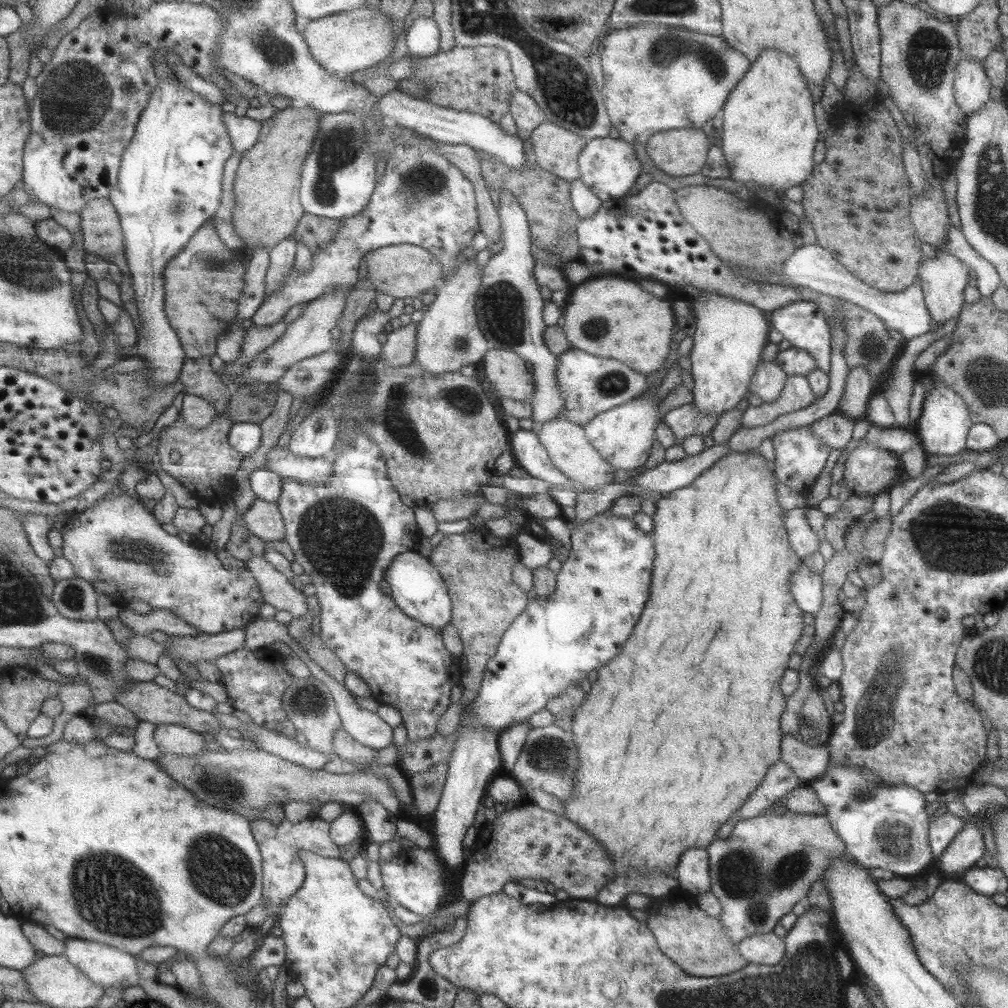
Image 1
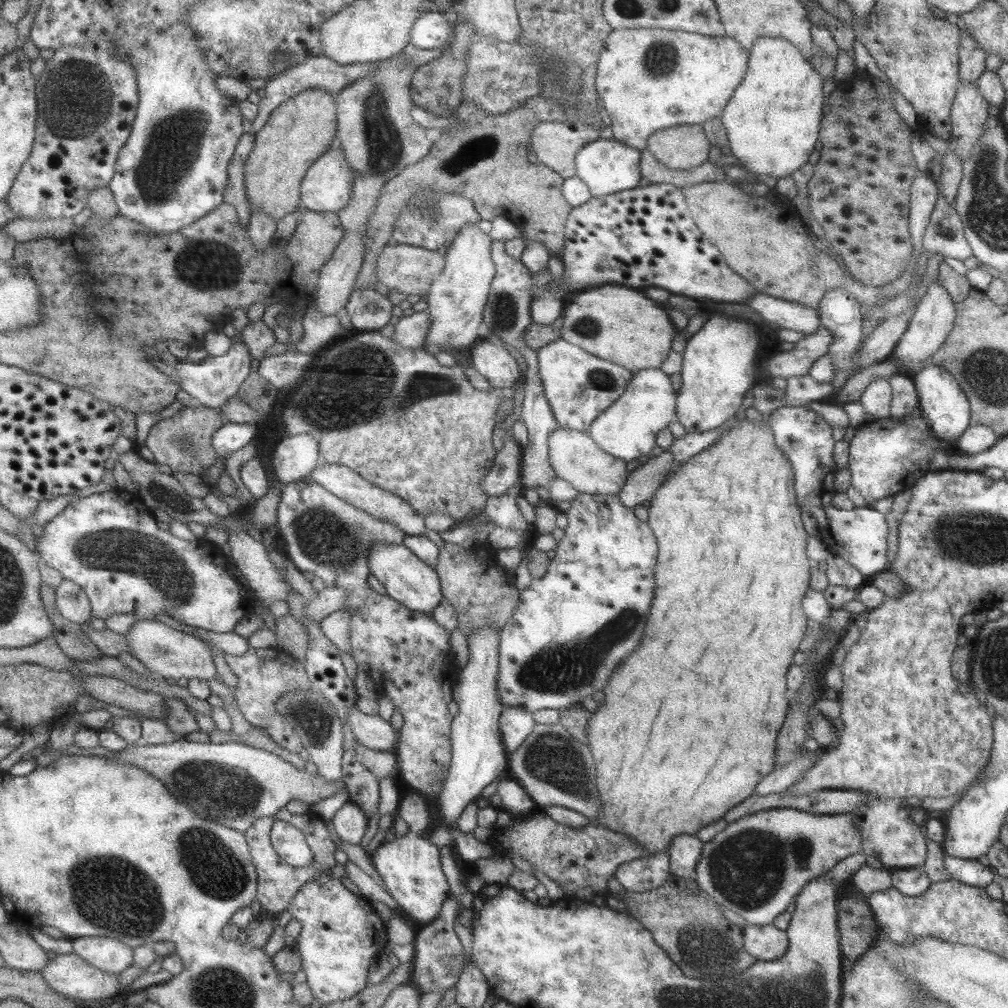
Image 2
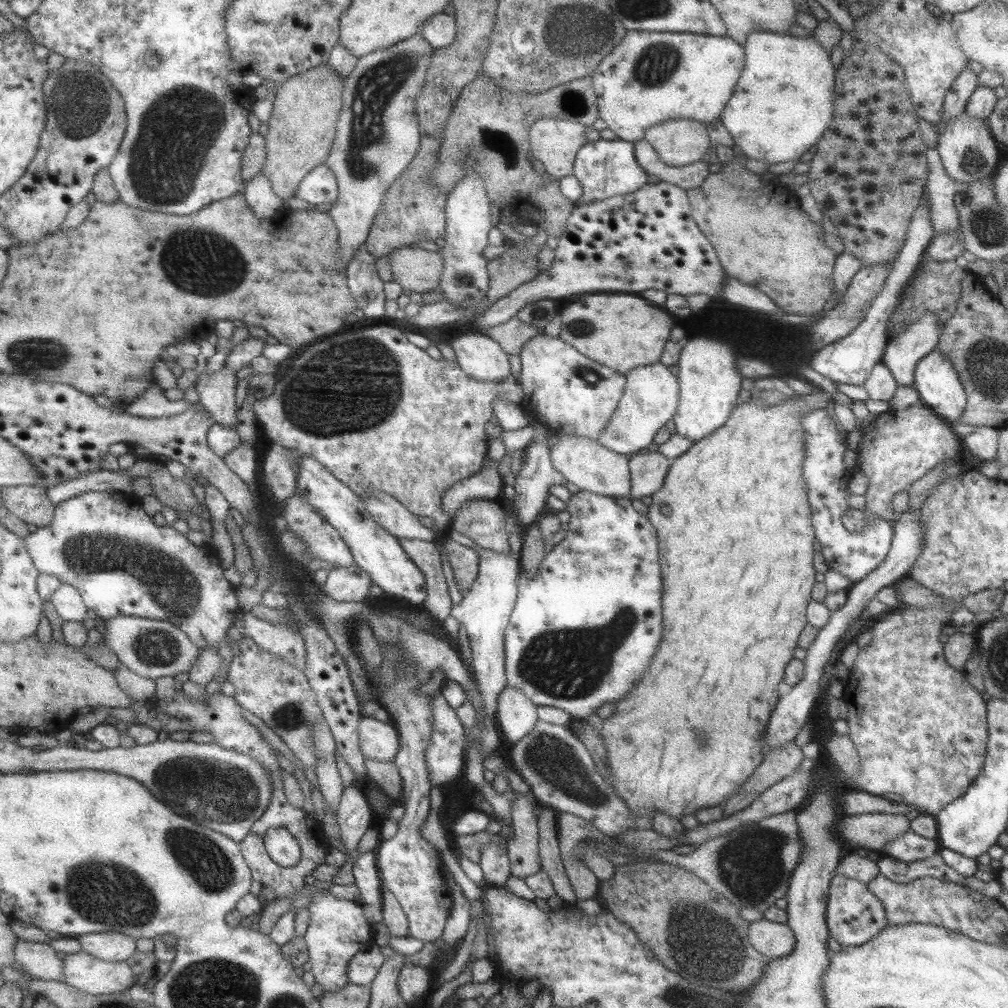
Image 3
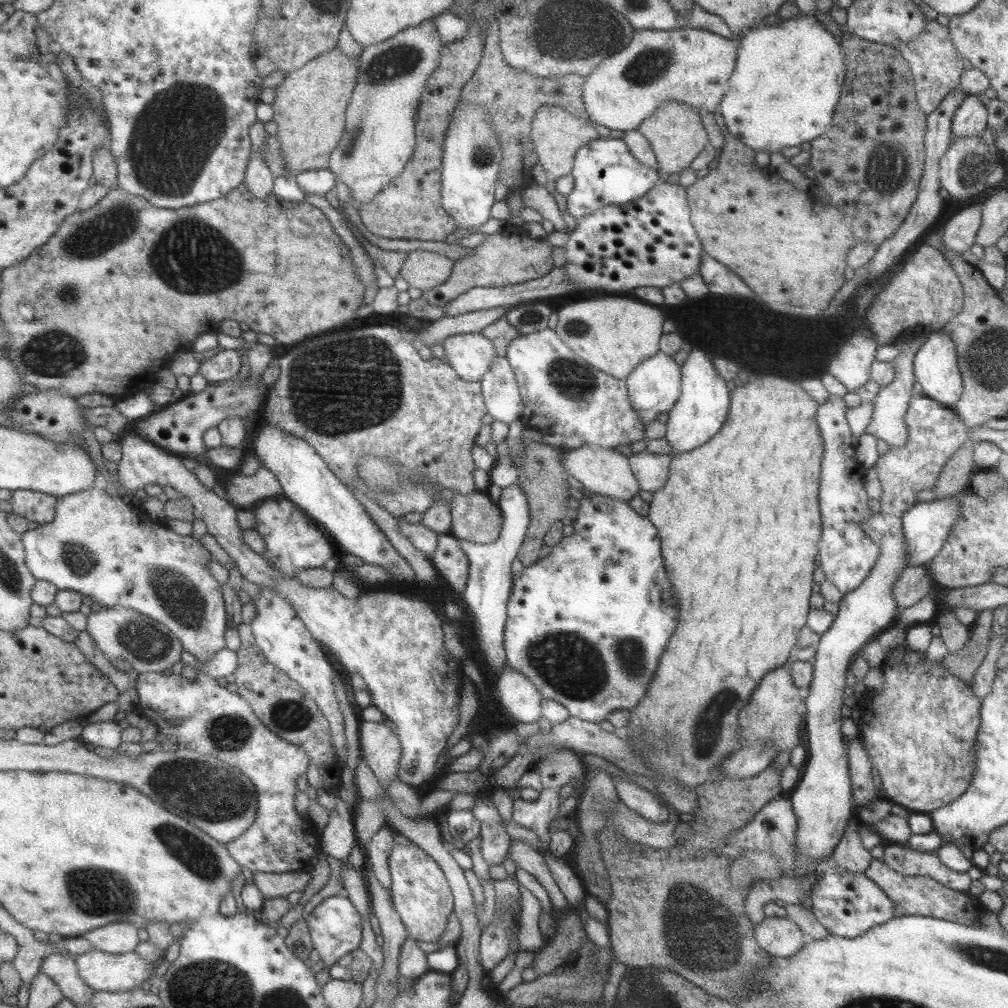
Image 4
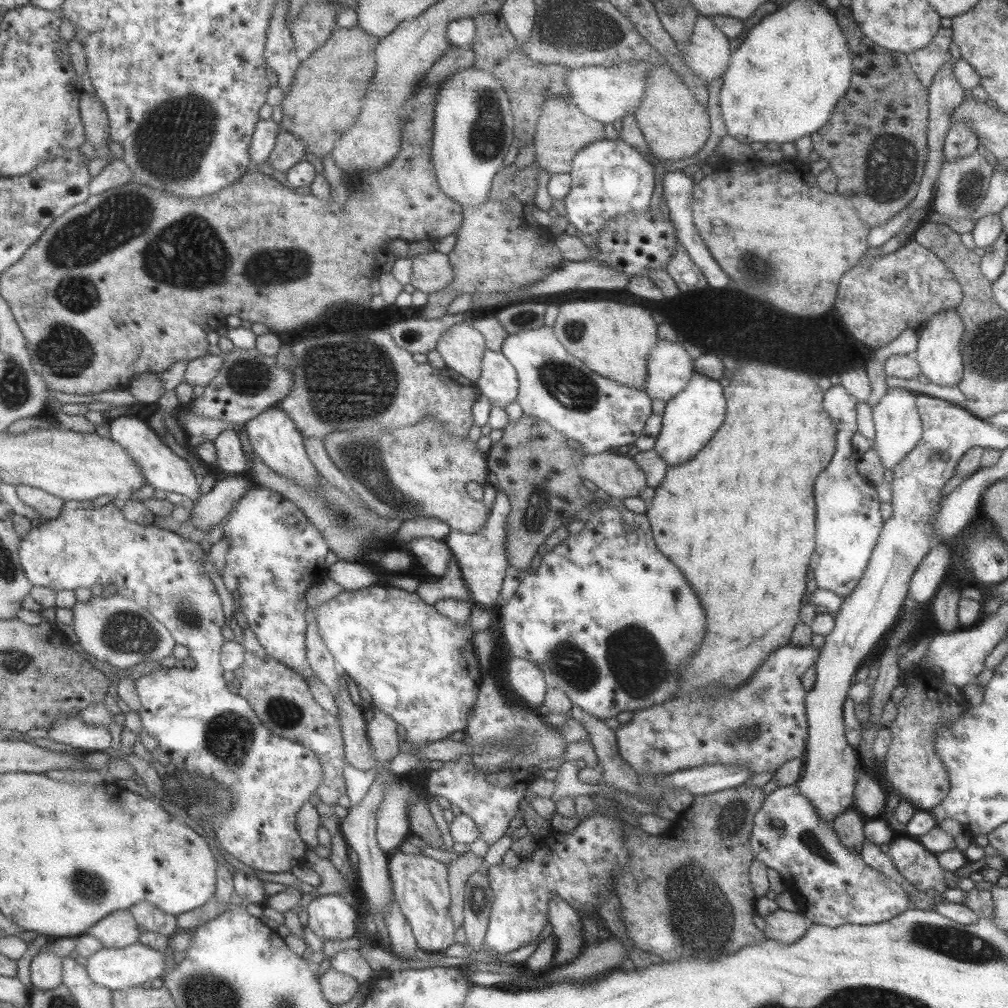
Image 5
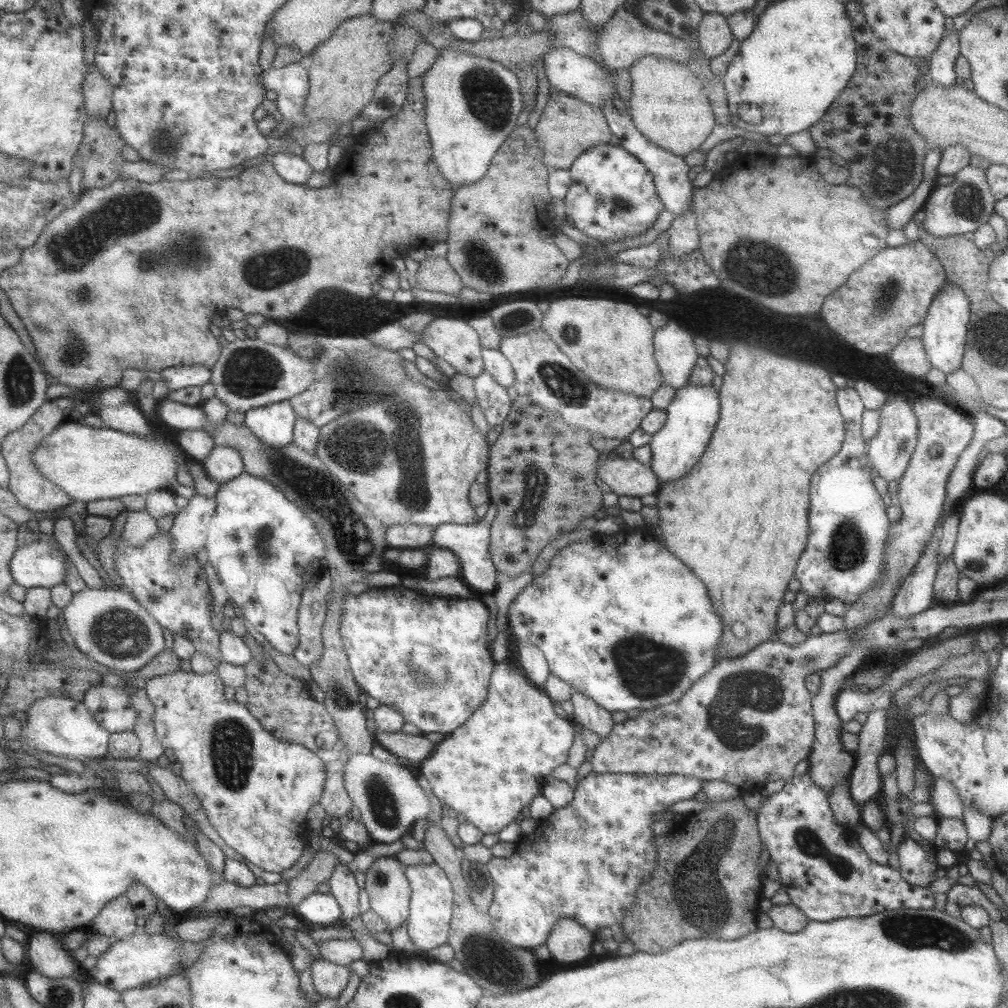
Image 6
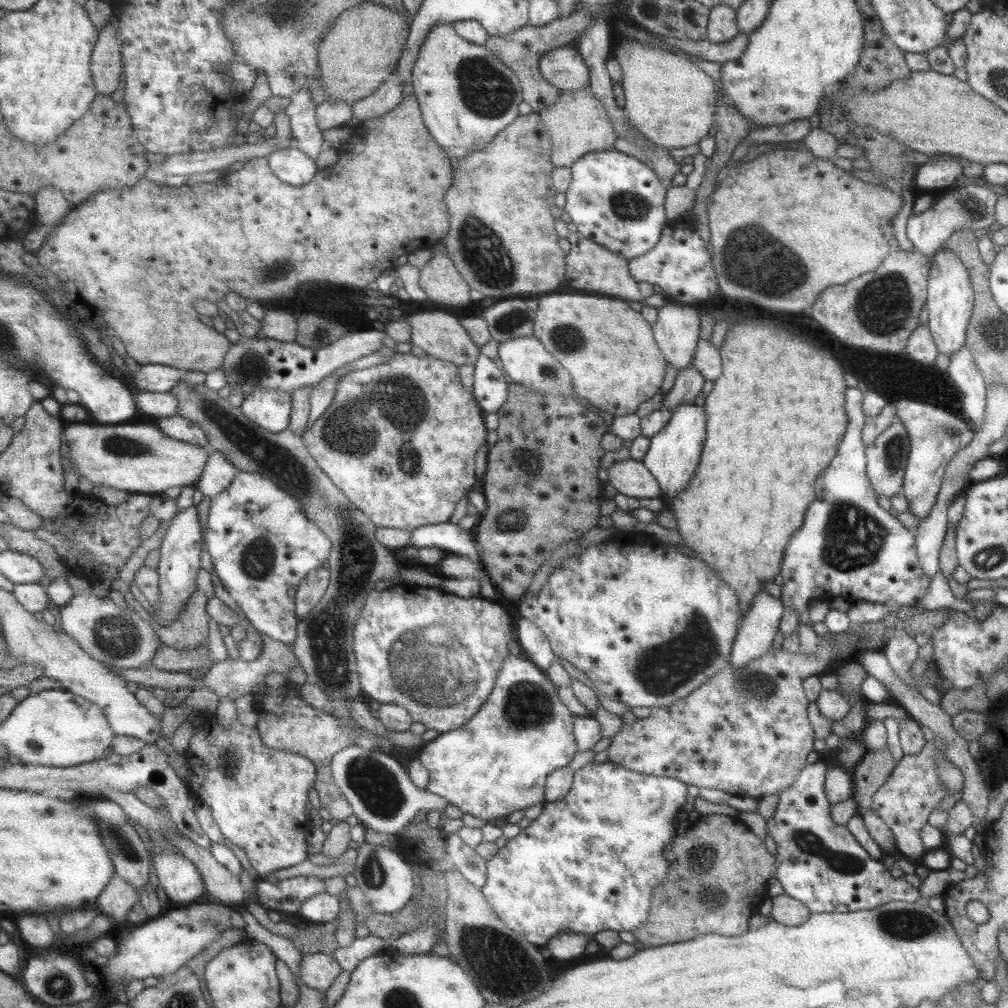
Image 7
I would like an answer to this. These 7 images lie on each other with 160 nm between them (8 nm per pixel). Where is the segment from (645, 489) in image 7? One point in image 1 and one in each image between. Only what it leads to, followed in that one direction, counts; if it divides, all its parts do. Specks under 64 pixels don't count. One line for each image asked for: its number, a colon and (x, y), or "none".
1: (565, 442)
2: (573, 455)
3: (588, 466)
4: (606, 472)
5: (618, 476)
6: (624, 476)

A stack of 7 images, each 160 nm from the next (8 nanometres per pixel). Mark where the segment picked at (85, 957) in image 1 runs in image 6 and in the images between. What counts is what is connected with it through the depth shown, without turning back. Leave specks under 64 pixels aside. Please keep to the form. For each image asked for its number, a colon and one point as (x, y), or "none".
2: (108, 954)
3: (116, 947)
4: (121, 937)
5: (118, 930)
6: (117, 920)

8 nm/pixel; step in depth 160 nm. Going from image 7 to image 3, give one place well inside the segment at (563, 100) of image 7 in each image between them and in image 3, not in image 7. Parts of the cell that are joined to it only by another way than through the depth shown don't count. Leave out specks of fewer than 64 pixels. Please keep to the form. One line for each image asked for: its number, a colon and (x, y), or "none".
3: (553, 141)
4: (556, 134)
5: (562, 129)
6: (567, 126)

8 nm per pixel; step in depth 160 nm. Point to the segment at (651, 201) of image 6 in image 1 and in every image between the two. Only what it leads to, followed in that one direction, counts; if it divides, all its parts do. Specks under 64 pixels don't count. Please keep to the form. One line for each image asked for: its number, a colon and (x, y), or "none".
1: (608, 167)
2: (606, 166)
3: (604, 168)
4: (604, 172)
5: (609, 178)

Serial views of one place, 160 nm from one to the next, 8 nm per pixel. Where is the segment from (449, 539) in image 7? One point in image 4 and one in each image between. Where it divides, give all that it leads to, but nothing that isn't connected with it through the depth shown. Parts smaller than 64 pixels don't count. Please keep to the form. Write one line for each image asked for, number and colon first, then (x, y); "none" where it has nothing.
4: (485, 595)
5: (481, 557)
6: (469, 543)

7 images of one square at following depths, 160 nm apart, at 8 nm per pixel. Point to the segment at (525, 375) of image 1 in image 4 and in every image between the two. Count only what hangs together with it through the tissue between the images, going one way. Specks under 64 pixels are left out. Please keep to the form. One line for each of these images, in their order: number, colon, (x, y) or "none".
2: (492, 361)
3: (478, 356)
4: (470, 355)

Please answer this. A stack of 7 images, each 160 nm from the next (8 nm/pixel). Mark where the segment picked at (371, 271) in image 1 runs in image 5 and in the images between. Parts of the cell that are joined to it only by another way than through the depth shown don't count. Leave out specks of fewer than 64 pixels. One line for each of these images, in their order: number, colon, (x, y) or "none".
2: (410, 270)
3: (416, 270)
4: (421, 270)
5: (431, 273)

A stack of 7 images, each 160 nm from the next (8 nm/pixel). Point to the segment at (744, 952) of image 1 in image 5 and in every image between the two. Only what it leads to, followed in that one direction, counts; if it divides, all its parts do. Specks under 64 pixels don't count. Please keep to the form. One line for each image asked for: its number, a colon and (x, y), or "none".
2: (767, 942)
3: (775, 940)
4: (779, 936)
5: (784, 926)

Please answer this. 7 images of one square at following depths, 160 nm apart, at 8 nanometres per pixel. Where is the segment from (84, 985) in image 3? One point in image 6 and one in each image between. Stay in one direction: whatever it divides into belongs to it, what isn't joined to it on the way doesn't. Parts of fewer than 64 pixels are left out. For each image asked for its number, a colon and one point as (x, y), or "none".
4: (103, 971)
5: (117, 969)
6: (141, 957)

